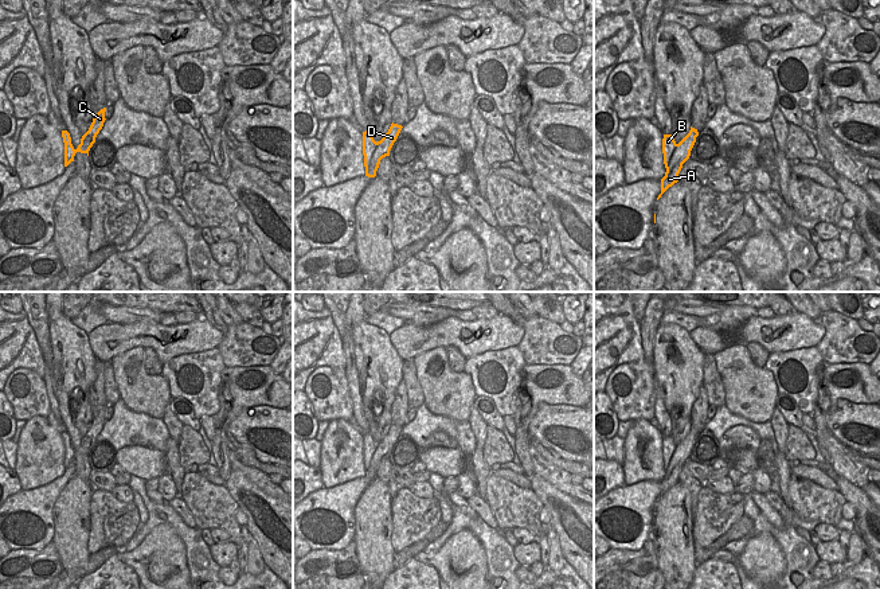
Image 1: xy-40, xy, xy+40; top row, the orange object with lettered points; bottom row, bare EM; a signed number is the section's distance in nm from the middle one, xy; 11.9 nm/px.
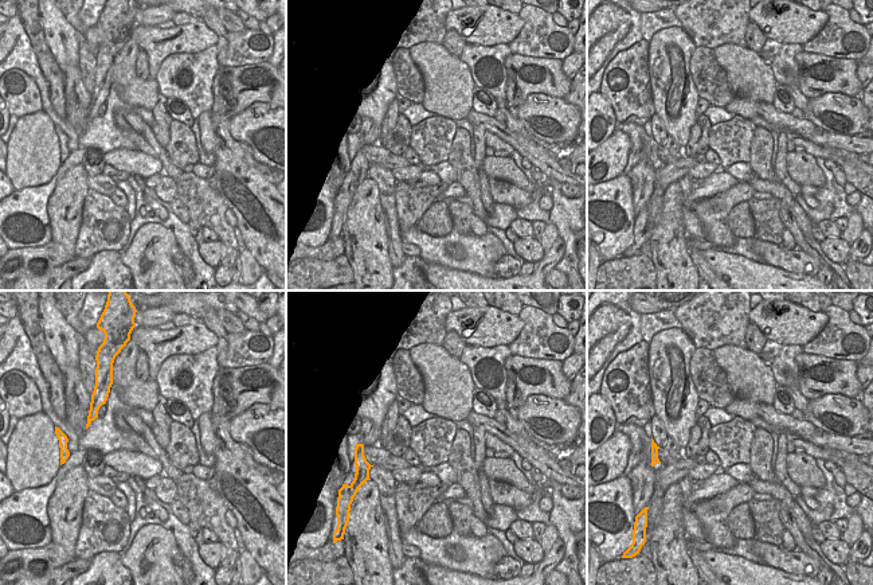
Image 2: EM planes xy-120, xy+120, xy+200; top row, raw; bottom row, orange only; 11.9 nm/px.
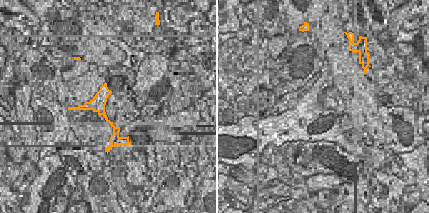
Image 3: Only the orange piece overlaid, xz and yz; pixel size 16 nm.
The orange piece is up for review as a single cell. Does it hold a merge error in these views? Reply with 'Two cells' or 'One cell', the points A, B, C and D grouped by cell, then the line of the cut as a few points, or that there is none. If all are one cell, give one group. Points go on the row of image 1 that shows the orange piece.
Two cells. Groups: A C D / B. Split along xy (378, 143), (371, 163), (366, 168).

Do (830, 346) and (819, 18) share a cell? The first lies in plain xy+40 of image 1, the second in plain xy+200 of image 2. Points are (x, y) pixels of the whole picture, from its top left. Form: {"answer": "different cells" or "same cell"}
{"answer": "different cells"}

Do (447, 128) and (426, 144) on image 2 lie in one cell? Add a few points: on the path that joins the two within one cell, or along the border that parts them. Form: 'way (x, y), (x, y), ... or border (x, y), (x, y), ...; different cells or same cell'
way (442, 131), (431, 139); same cell

